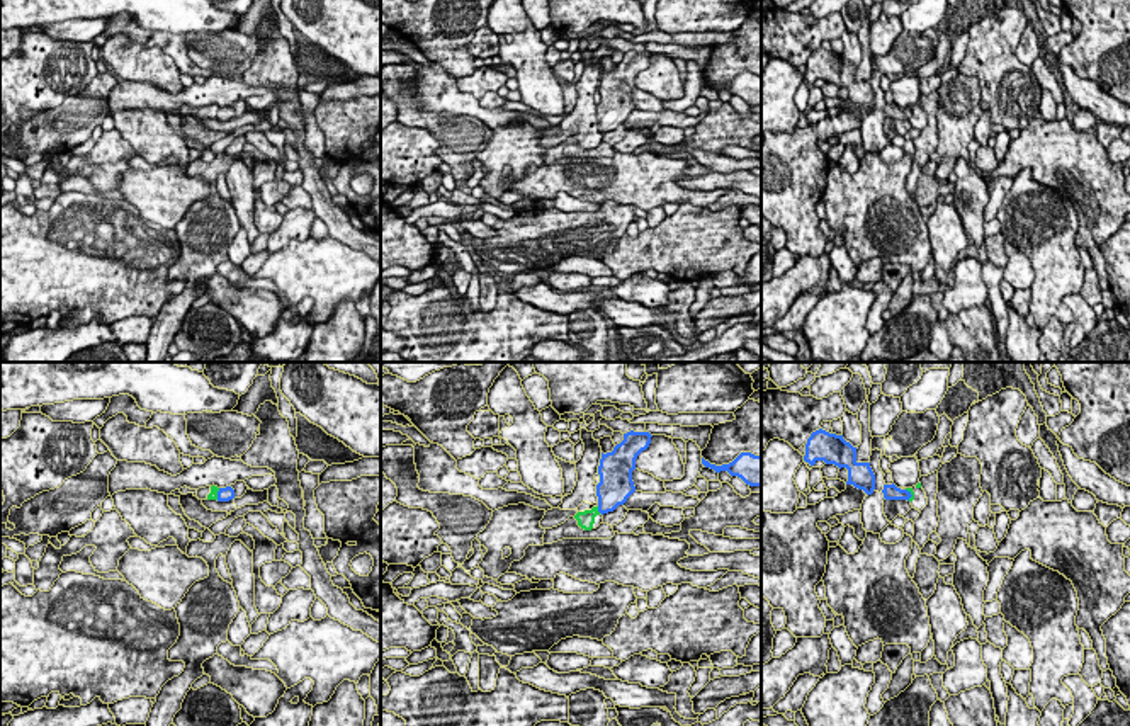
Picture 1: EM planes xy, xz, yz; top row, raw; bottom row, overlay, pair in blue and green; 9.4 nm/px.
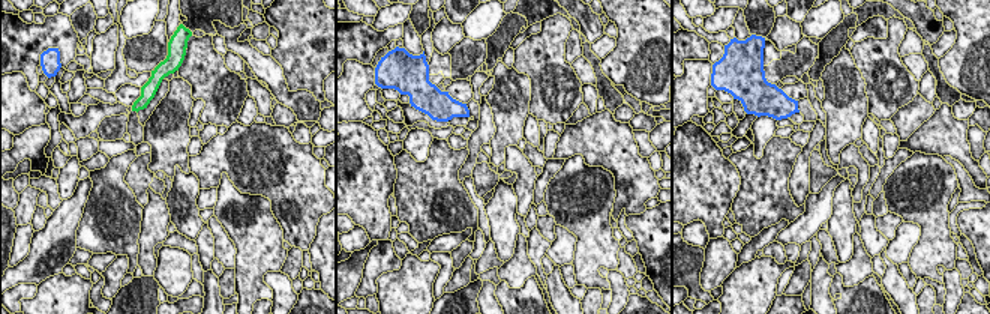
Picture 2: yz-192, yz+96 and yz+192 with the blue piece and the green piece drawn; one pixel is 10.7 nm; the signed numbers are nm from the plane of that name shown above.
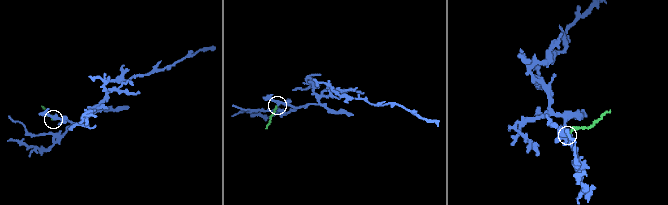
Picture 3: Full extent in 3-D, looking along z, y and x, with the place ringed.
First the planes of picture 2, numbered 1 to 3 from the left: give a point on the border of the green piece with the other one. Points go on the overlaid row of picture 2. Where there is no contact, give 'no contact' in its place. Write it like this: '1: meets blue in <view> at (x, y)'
1: no contact
2: no contact
3: no contact

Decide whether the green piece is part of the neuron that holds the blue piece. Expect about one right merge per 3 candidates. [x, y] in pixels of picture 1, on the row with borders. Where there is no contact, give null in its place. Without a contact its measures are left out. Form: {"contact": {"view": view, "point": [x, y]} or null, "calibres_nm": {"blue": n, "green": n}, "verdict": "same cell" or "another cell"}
{"contact": {"view": "xz", "point": [598, 510]}, "calibres_nm": {"blue": 300, "green": 160}, "verdict": "another cell"}

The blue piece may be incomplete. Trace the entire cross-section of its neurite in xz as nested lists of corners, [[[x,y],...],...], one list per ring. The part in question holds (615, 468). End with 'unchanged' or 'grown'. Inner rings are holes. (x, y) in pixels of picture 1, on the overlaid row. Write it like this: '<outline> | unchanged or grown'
[[[627,432],[624,440],[612,452],[603,454],[598,466],[600,483],[596,485],[598,512],[613,512],[624,505],[636,491],[632,471],[636,469],[637,456],[651,444],[649,432]]] | unchanged

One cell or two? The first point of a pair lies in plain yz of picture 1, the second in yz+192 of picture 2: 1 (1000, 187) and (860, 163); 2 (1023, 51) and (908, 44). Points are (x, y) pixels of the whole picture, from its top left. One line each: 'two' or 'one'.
1: two
2: one

